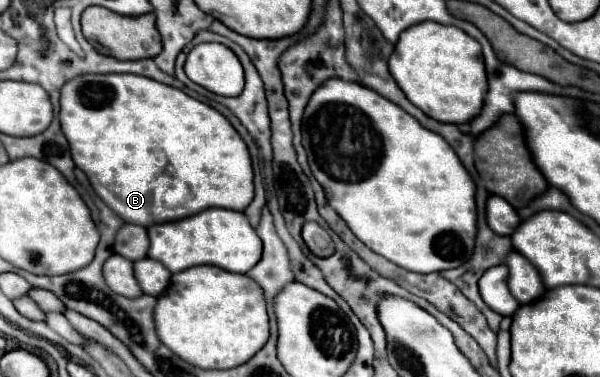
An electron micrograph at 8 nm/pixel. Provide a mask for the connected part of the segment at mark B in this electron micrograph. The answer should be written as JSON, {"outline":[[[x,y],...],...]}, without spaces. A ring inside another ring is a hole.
{"outline":[[[79,75],[61,89],[59,123],[75,165],[125,223],[149,227],[209,207],[243,211],[253,199],[247,145],[213,107],[143,75]]]}

